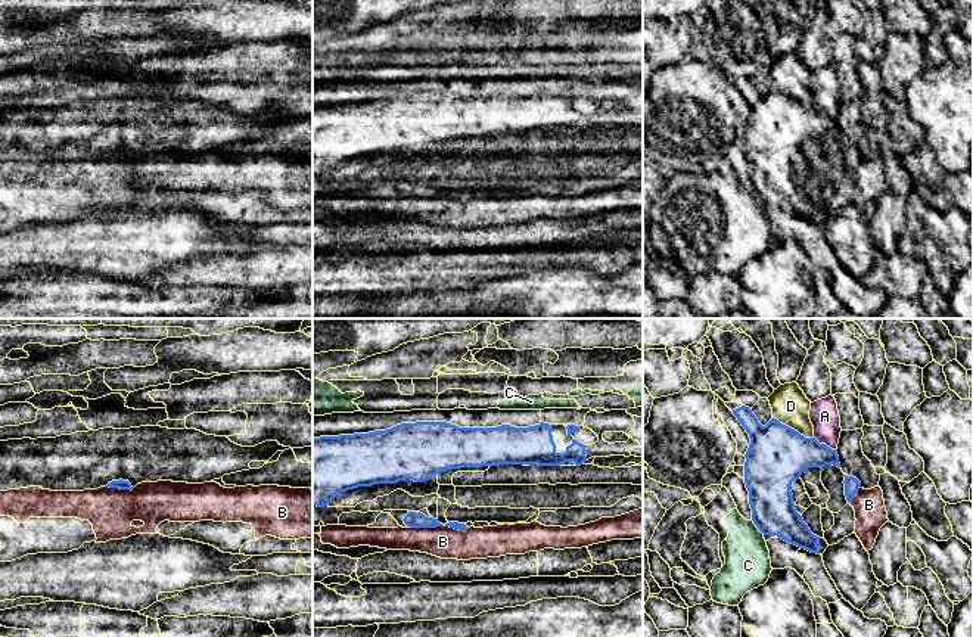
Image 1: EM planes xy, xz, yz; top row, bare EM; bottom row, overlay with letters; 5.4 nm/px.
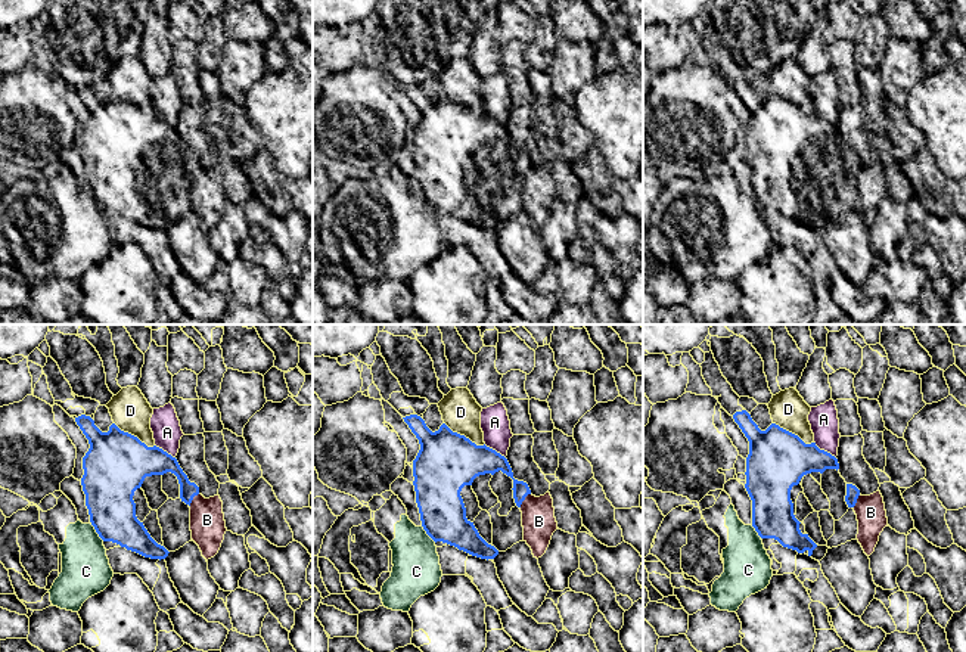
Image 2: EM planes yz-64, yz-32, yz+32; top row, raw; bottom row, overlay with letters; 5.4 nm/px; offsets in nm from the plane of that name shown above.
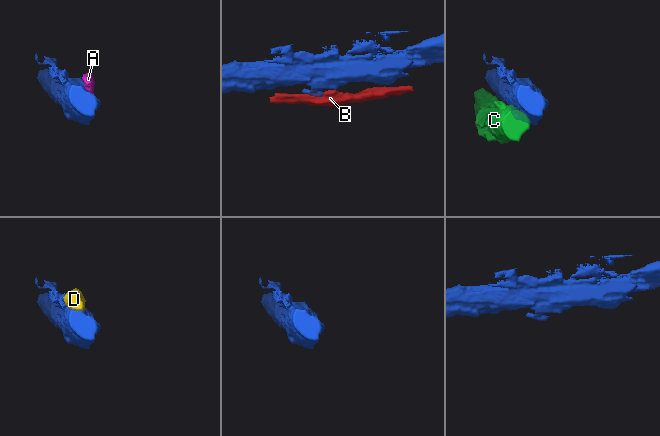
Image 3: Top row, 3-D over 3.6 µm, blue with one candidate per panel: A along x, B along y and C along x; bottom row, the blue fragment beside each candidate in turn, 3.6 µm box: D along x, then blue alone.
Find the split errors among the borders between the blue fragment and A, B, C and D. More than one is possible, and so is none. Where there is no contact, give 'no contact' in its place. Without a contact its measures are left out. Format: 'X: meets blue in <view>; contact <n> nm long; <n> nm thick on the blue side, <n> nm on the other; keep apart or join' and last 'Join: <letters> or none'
A: meets blue in yz; contact 150 nm long; 300 nm thick on the blue side, 160 nm on the other; keep apart
B: meets blue in xz; contact 320 nm long; 90 nm thick on the blue side, 180 nm on the other; keep apart
C: meets blue in yz; contact 110 nm long; 240 nm thick on the blue side, 260 nm on the other; keep apart
D: meets blue in yz; contact 260 nm long; 320 nm thick on the blue side, 200 nm on the other; keep apart
Join: none

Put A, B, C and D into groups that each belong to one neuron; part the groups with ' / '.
A / B / C / D

